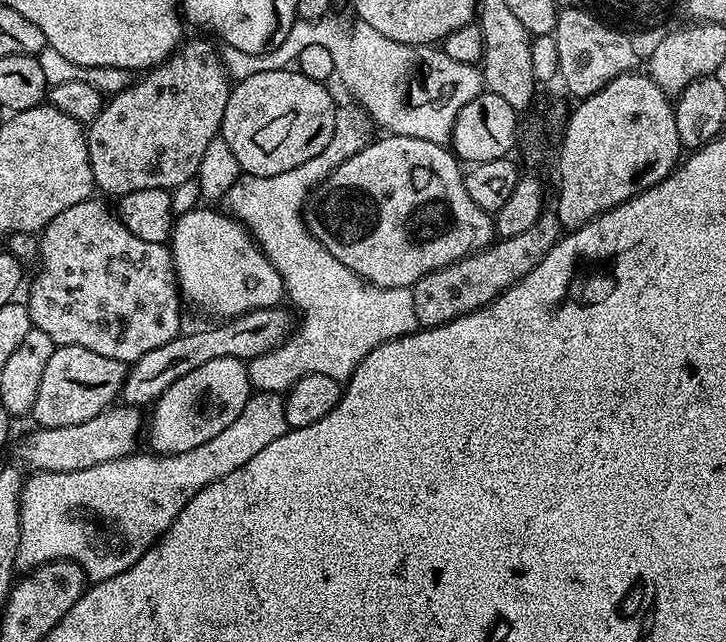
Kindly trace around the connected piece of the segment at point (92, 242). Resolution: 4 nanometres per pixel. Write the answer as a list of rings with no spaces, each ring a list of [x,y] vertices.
[[[89,198],[70,206],[70,210],[62,210],[58,218],[54,218],[39,233],[40,254],[38,265],[40,269],[36,272],[36,277],[32,280],[32,289],[28,292],[26,303],[28,313],[32,319],[33,328],[42,330],[45,334],[50,334],[50,338],[58,346],[82,346],[86,350],[94,350],[94,354],[102,354],[102,358],[114,358],[122,362],[125,366],[131,365],[142,354],[150,354],[150,350],[158,350],[158,346],[166,346],[175,336],[181,335],[180,328],[180,308],[182,309],[182,297],[180,294],[180,283],[176,280],[176,267],[172,257],[172,249],[168,244],[158,242],[146,242],[134,234],[120,221],[119,215],[112,212],[97,198]]]

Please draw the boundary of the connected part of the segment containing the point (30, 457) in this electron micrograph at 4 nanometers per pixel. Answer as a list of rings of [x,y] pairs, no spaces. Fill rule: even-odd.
[[[109,406],[94,418],[78,422],[74,426],[57,428],[37,427],[24,440],[20,448],[19,463],[25,469],[37,472],[69,472],[70,470],[90,470],[90,466],[102,466],[102,462],[114,462],[123,456],[131,456],[137,451],[136,443],[141,443],[146,420],[140,417],[141,409],[136,406]]]

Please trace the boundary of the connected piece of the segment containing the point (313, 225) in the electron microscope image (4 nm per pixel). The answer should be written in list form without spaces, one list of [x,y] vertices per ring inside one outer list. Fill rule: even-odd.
[[[384,134],[381,137],[342,162],[342,166],[316,185],[306,201],[304,225],[342,266],[379,289],[411,288],[426,274],[450,266],[493,243],[493,217],[466,194],[465,169],[445,145],[409,136]]]

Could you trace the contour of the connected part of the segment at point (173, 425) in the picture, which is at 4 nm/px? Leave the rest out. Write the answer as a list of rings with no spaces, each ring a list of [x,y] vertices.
[[[233,356],[214,358],[214,362],[206,362],[198,366],[198,370],[190,370],[190,374],[178,378],[178,382],[174,382],[174,386],[167,388],[156,399],[156,403],[151,405],[152,420],[150,416],[150,423],[146,428],[146,444],[148,440],[149,446],[152,447],[149,449],[161,456],[173,456],[182,454],[186,450],[194,450],[194,446],[202,446],[202,442],[210,442],[210,438],[222,434],[222,430],[226,430],[226,426],[230,426],[230,422],[234,422],[238,414],[242,414],[242,406],[246,406],[253,391],[245,361]]]

